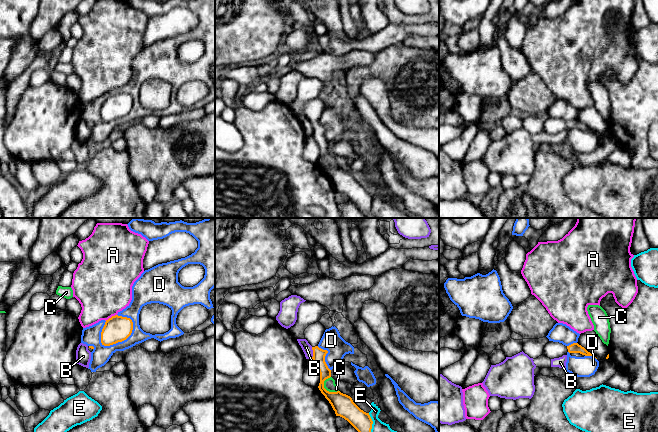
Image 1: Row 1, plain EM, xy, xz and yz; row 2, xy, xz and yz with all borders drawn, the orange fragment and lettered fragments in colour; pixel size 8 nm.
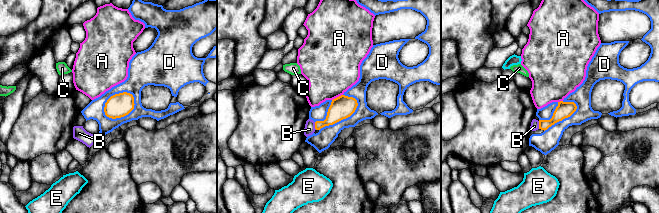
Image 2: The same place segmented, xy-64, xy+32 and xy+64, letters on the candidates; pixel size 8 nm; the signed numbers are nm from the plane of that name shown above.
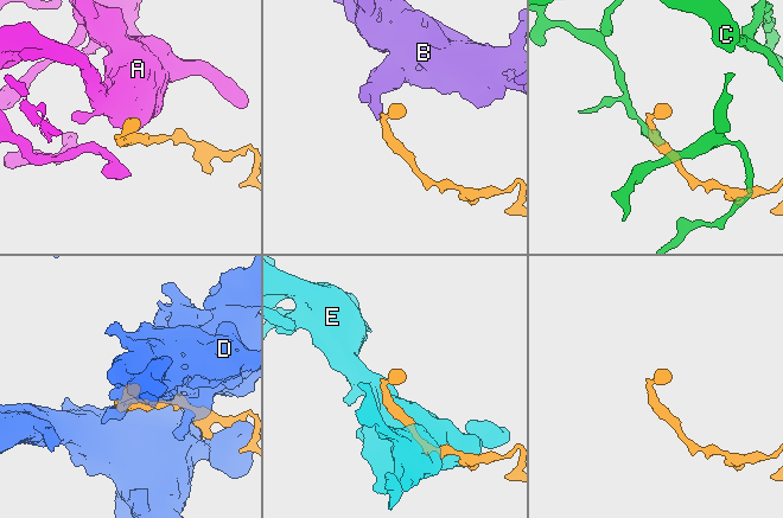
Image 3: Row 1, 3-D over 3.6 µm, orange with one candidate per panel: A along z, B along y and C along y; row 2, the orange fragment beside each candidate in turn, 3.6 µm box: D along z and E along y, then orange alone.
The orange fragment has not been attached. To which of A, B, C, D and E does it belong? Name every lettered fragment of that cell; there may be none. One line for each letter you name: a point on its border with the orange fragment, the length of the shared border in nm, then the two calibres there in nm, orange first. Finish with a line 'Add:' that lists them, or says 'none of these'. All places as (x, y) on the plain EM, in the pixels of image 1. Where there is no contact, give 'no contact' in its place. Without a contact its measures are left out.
Add: none of these

